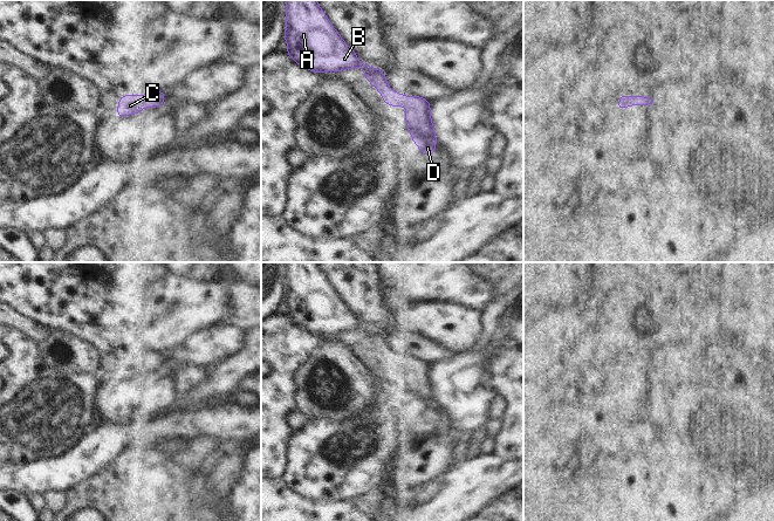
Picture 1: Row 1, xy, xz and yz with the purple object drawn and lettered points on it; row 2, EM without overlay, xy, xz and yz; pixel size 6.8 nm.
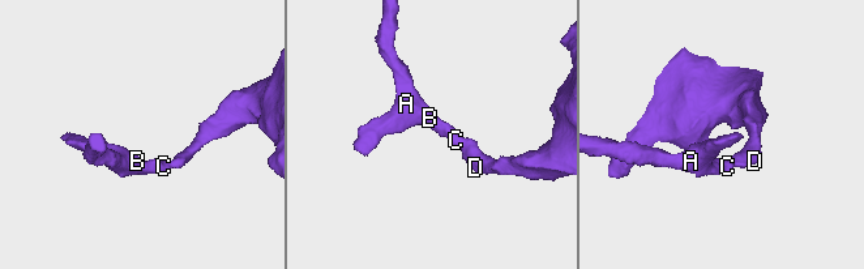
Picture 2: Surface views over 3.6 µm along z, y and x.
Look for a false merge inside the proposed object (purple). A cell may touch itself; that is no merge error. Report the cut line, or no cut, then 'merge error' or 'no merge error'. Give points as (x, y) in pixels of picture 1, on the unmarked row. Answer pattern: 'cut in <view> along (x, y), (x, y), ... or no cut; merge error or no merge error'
no cut; no merge error

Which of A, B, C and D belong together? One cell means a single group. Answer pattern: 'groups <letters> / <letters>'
groups A B C D

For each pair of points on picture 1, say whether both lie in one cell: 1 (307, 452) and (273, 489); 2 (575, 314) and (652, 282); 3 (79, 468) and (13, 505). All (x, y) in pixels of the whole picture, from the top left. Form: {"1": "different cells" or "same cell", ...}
{"1": "different cells", "2": "different cells", "3": "different cells"}

